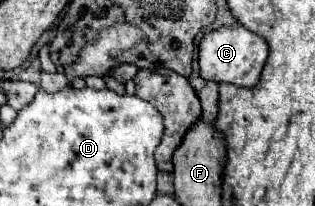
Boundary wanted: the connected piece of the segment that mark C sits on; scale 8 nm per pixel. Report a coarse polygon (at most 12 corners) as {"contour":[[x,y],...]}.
{"contour":[[240,24],[208,32],[204,80],[252,88],[268,44]]}

